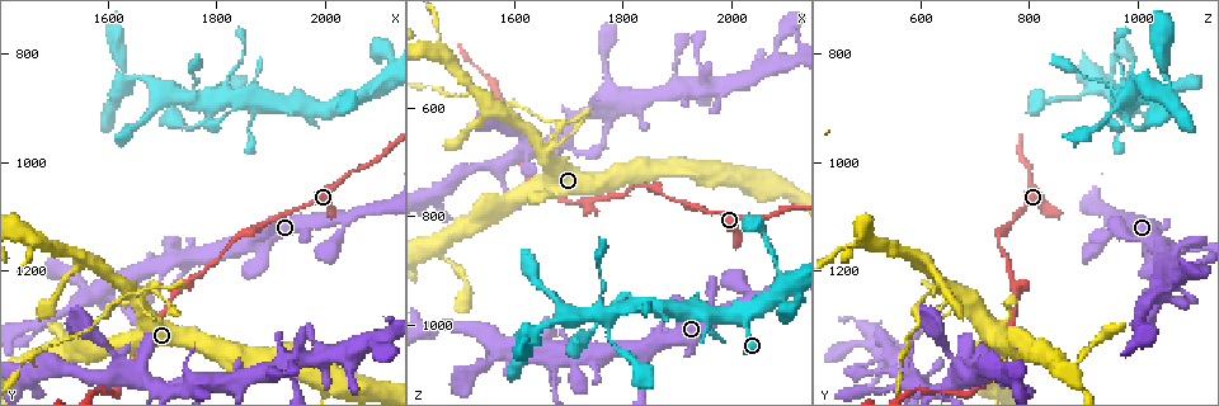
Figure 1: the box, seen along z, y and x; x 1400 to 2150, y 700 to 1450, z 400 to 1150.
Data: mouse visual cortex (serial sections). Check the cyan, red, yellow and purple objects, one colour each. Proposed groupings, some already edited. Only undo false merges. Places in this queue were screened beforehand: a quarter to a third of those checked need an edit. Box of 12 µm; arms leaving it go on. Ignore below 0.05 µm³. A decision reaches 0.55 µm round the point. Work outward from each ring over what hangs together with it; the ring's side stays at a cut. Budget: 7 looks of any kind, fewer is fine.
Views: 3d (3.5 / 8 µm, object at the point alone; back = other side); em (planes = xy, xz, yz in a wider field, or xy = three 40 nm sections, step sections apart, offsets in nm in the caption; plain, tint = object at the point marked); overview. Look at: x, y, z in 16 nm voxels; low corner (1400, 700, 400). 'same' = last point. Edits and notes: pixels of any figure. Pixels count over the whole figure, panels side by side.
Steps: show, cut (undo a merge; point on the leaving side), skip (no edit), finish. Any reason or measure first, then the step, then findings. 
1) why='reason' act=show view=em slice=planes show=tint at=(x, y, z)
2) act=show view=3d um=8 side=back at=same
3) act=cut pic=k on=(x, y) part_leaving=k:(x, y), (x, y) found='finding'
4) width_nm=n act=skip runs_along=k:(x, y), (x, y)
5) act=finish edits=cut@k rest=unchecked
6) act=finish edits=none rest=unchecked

why='thin neck' act=show view=3d um=3.5 at=(1675, 1235, 620)

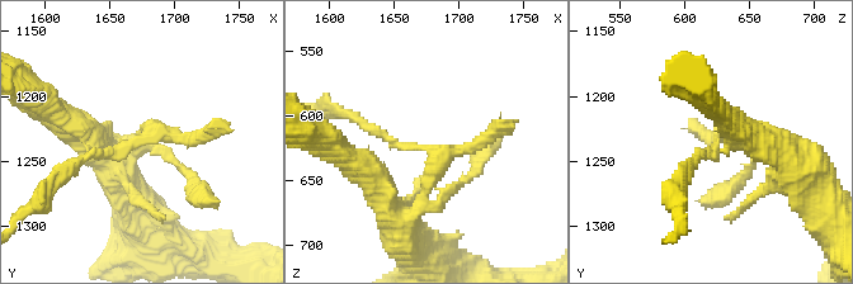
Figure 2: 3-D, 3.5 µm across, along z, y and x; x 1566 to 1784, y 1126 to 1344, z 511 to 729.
why='shape alone is not enough' act=show view=em slice=xy step=2 show=tint at=(1674, 1236, 626)

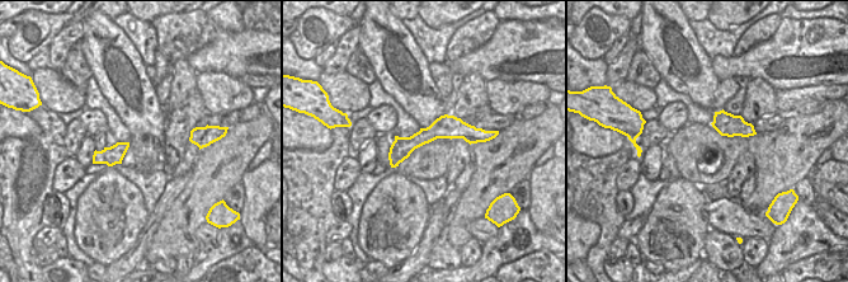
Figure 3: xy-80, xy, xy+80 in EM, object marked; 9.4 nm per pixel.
act=cut pic=2 on=(693, 161) part_leaving=2:(712, 154), (686, 165), (679, 219) found='two cells meet here'

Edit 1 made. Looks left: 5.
why='four arms meet' act=show view=3d um=8 side=back at=(1720, 1185, 1055)

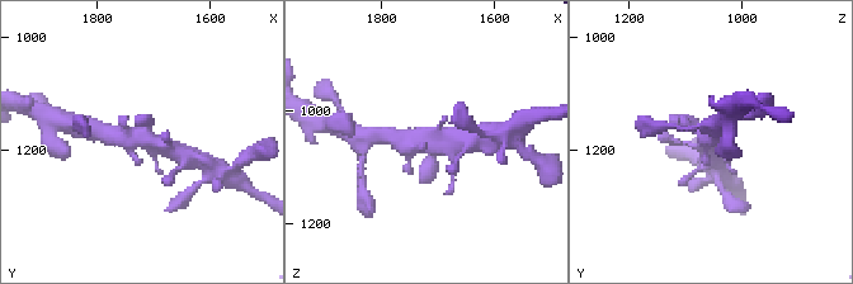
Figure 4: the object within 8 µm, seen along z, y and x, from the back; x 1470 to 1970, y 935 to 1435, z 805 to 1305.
act=show view=3d um=3.5 at=(1715, 1180, 1055)

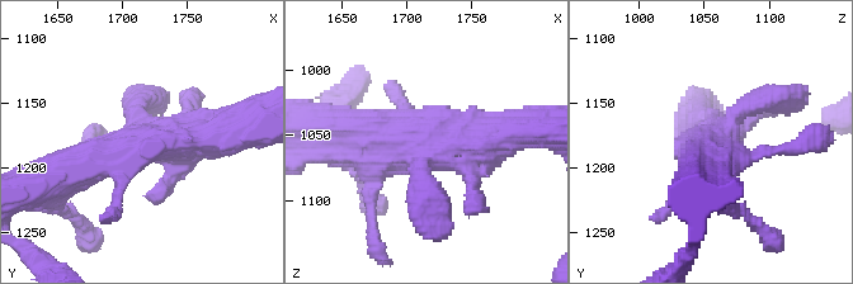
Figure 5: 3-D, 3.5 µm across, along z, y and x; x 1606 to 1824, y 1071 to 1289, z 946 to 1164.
why='shape alone is not enough' act=show view=em slice=planes show=tint at=(1718, 1182, 1058)

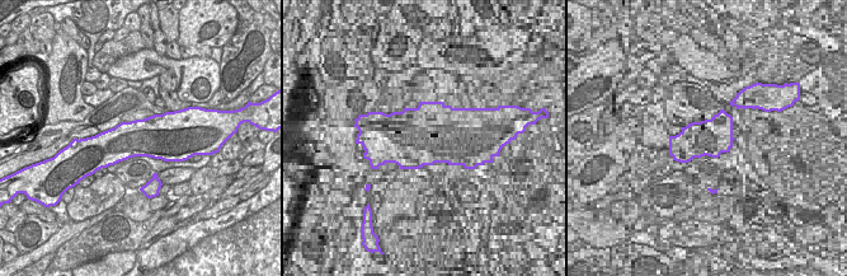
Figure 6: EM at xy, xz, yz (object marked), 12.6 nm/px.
act=skip runs_along=5:(230, 132), (128, 143), (70, 171) found='all the same cell'

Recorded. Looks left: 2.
why='abrupt turn' act=show view=3d um=8 at=(1770, 885, 995)

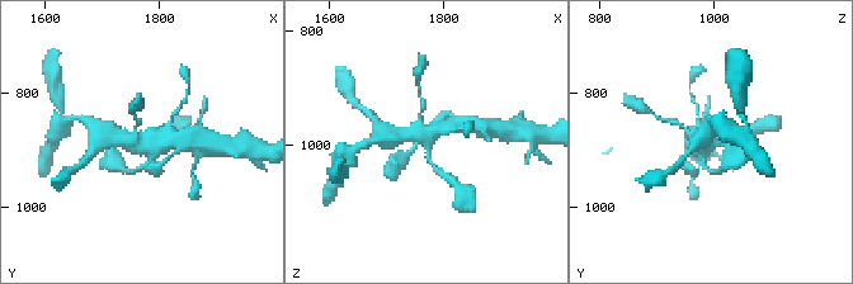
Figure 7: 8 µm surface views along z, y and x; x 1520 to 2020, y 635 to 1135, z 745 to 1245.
why='now the EM' act=show view=em slice=xy step=1 show=tint at=(1770, 890, 1000)

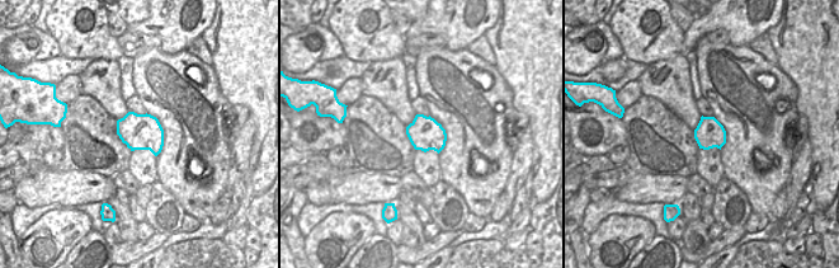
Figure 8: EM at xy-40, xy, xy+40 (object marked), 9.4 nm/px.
act=skip runs_along=7:(463, 124), (432, 133), (391, 135) found='one cell here'

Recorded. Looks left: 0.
act=finish edits=cut@2 rest=unchecked

